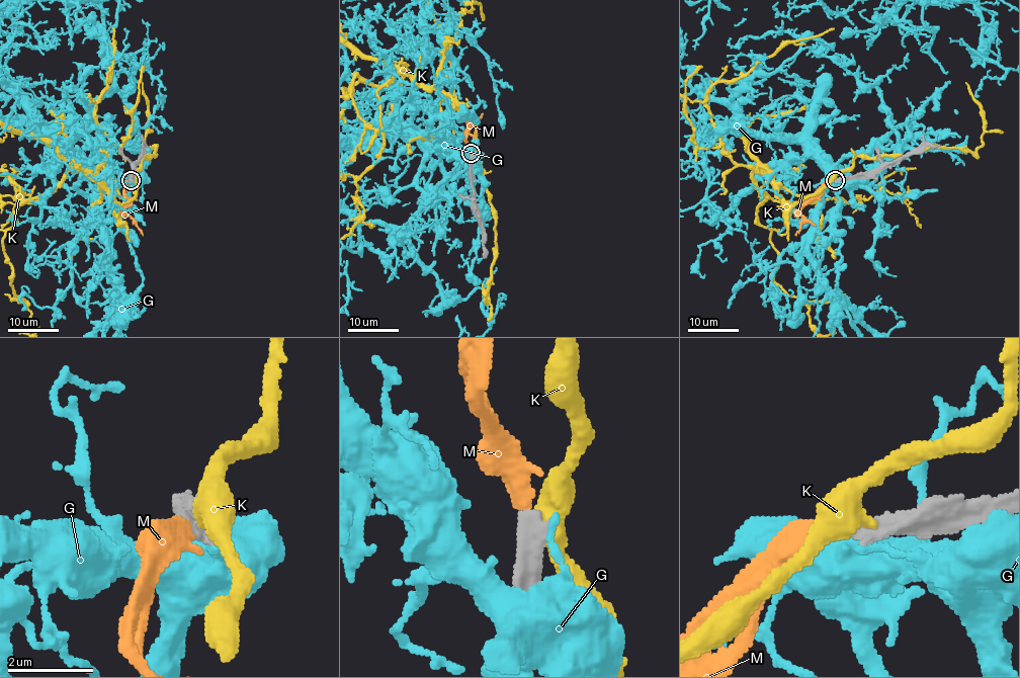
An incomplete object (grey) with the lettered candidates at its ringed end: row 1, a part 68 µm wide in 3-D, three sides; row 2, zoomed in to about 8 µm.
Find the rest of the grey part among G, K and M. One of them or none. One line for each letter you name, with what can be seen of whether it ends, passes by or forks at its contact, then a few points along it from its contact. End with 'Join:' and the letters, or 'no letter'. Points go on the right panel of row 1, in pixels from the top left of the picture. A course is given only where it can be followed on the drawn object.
M: It ends there
Join: M

